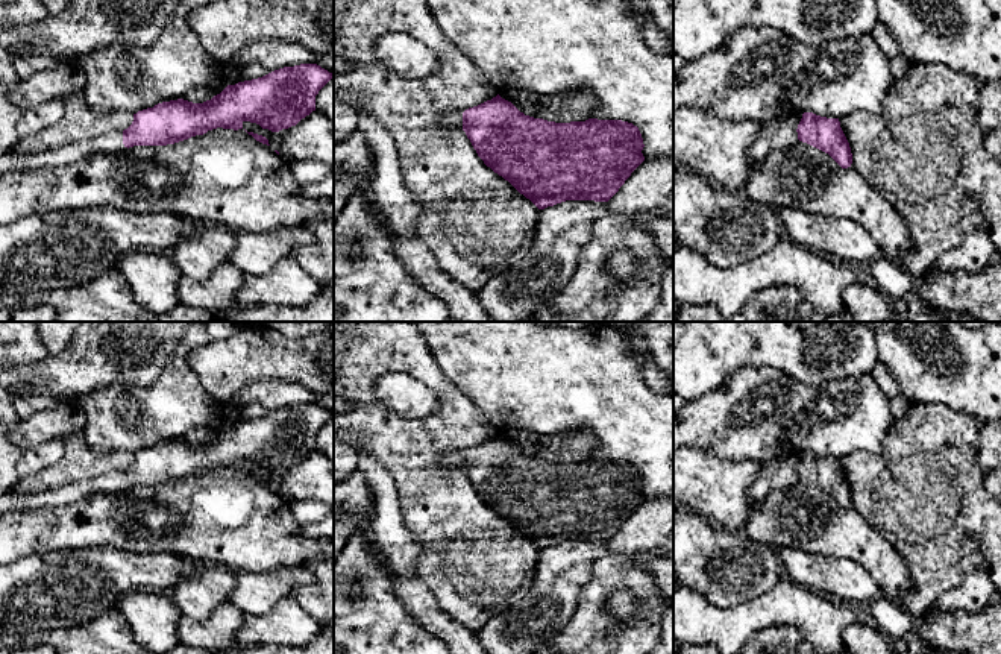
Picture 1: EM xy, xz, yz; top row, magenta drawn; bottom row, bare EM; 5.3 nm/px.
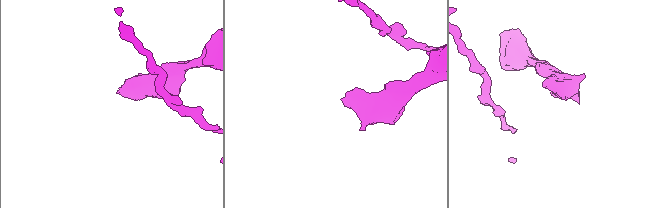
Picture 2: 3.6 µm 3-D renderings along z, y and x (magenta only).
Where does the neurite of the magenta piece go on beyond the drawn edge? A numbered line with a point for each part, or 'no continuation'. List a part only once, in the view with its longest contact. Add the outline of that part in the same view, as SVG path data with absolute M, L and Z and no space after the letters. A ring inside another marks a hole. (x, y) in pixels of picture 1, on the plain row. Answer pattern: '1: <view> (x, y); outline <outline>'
1: xy (111, 481); outline M111 470L36 493L14 493L8 490L0 493L0 514L35 507L68 505L93 493L114 493L126 489L123 484L123 470Z

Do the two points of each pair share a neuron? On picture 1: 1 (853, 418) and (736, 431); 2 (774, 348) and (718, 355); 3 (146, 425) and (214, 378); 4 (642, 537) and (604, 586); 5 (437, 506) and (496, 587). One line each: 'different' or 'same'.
1: same
2: same
3: different
4: different
5: same

